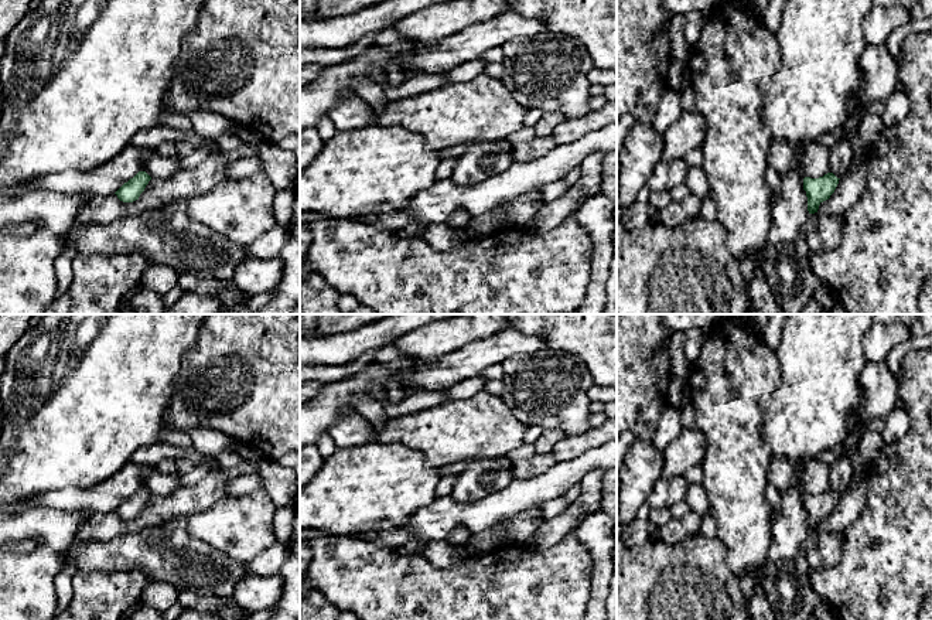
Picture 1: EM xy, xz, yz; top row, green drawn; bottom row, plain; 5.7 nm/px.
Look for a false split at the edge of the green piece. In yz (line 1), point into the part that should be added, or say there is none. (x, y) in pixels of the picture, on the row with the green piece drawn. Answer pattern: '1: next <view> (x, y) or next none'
1: next yz (878, 70)

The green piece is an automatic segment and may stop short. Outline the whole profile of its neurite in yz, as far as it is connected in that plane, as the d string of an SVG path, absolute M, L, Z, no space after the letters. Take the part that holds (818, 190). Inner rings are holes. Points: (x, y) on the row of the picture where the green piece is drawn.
M885 42L867 45L860 55L861 85L854 95L854 110L841 126L840 139L830 147L830 171L819 178L803 178L803 190L808 197L808 211L815 214L819 205L834 193L839 180L850 167L857 146L858 112L874 101L885 101L895 92L898 64L890 54Z

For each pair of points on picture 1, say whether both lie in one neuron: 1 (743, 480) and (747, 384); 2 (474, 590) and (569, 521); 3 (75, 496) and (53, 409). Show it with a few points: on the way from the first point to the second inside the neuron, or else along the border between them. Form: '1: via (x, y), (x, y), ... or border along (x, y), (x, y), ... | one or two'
1: via (743, 456), (747, 408) | one
2: border along (564, 535), (543, 549), (535, 549), (531, 545) | two
3: border along (105, 479), (84, 489), (61, 487), (40, 494) | two

